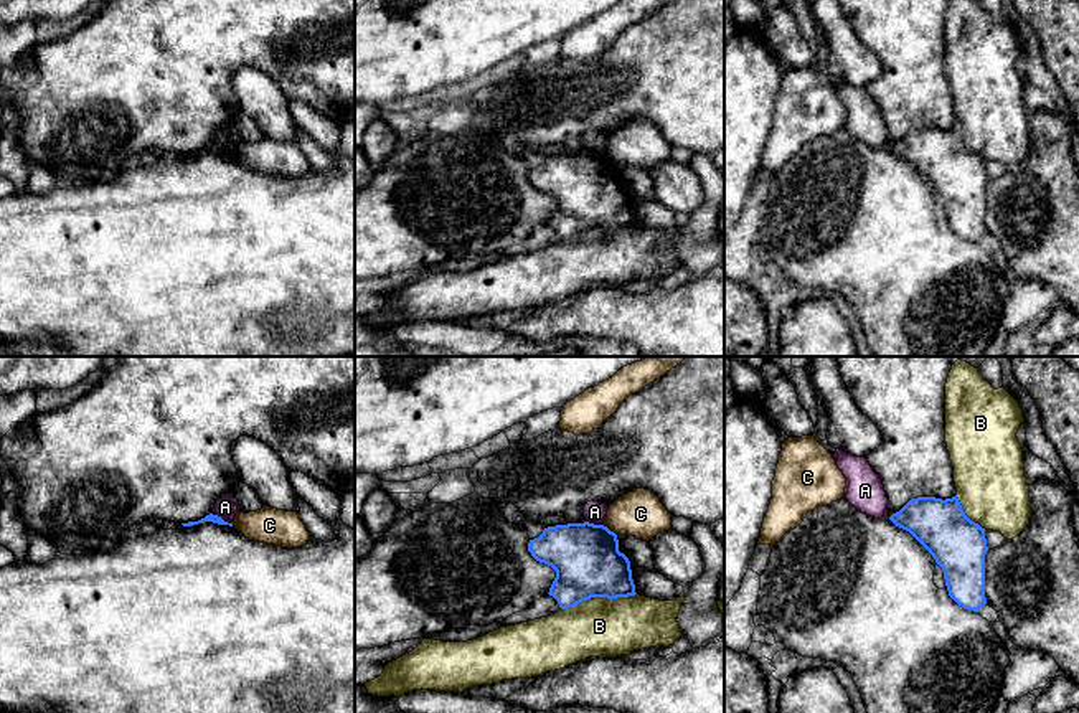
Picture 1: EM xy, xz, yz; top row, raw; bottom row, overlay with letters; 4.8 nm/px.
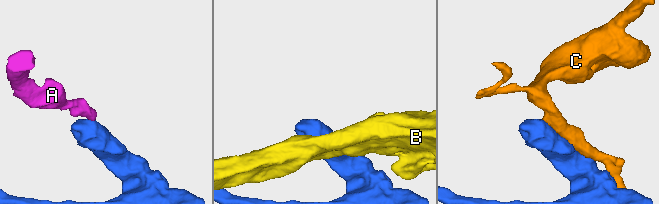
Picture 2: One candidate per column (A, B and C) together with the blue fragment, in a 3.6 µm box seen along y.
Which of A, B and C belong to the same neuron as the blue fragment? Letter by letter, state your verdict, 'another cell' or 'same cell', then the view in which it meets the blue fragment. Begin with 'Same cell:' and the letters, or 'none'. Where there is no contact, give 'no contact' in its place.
Same cell: none
A: another cell; meets blue in xy
B: another cell; meets blue in xz
C: another cell; meets blue in xz

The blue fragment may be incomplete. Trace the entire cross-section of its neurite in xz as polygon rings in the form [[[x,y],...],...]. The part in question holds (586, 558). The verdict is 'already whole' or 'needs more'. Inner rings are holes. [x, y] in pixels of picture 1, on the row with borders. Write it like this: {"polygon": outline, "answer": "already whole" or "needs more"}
{"polygon": [[[584,522],[548,526],[530,540],[528,551],[556,571],[548,594],[561,609],[591,597],[637,594],[630,561],[619,551],[617,535],[604,525]]], "answer": "already whole"}

